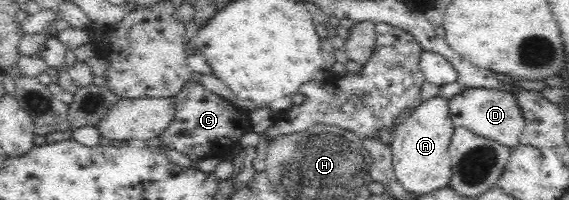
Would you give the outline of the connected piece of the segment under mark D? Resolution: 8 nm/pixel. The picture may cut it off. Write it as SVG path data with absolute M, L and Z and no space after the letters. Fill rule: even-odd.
M464 87L463 90L449 99L449 112L452 123L474 132L486 139L497 141L509 148L520 144L520 132L524 129L524 116L516 98L508 92L488 87Z

